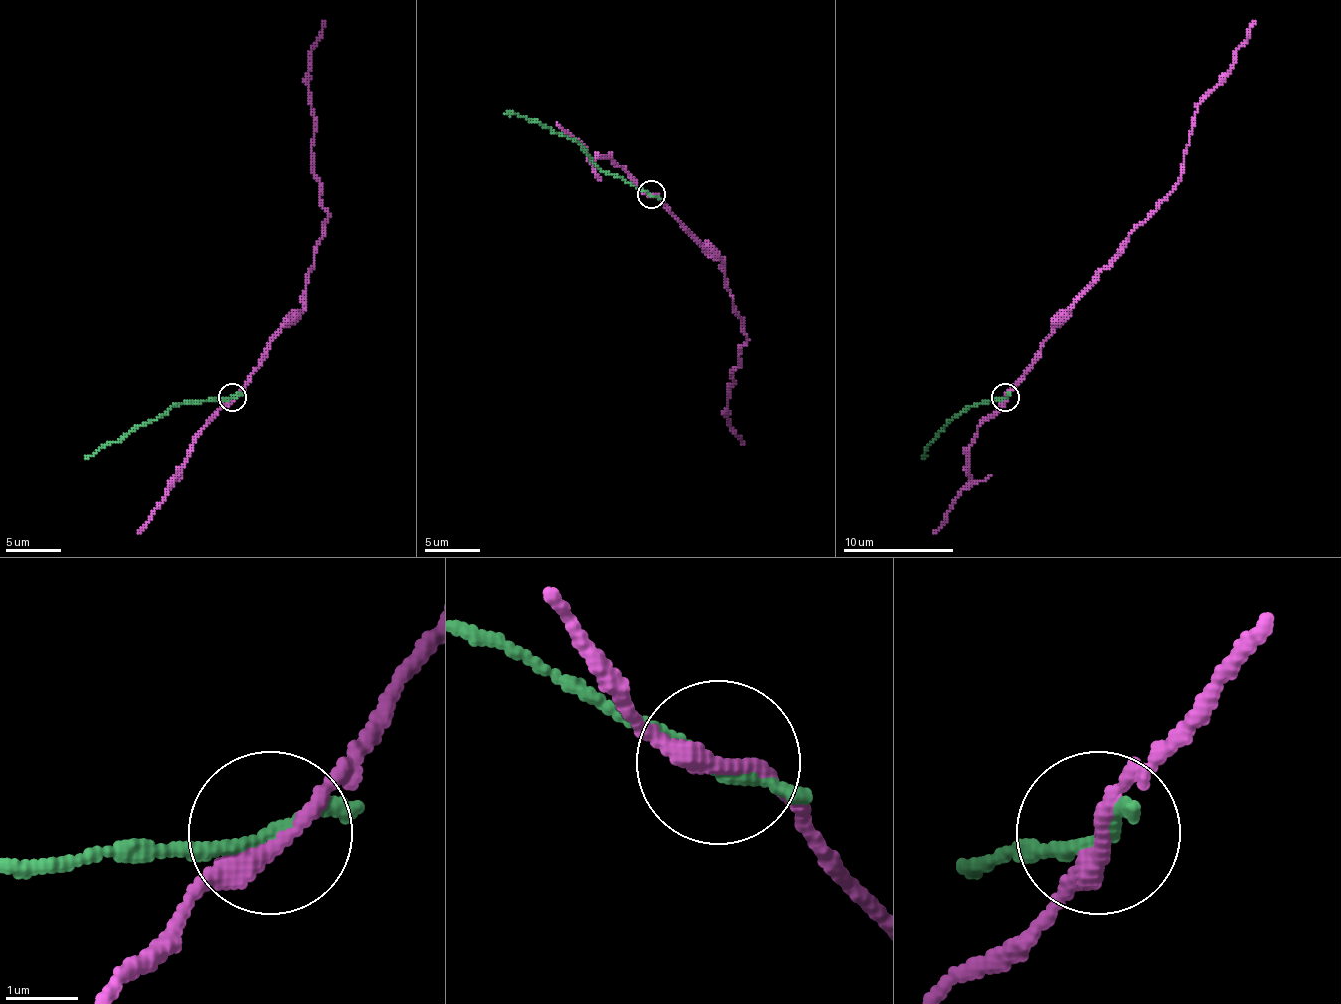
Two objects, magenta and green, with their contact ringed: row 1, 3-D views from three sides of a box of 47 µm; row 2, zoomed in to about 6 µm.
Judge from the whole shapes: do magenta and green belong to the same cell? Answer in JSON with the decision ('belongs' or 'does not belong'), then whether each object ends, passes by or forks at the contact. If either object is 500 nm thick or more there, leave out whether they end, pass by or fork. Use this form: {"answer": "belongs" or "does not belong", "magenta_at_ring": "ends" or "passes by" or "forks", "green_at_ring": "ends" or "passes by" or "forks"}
{"answer": "belongs", "magenta_at_ring": "passes by", "green_at_ring": "passes by"}

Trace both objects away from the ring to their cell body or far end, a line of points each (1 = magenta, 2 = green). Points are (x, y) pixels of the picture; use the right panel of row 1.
1: (1005, 398), (1032, 362), (1040, 343), (1175, 183), (1183, 167), (1197, 103), (1233, 62), (1233, 51), (1255, 21)
2: (1005, 398), (966, 406), (927, 445), (925, 458)

